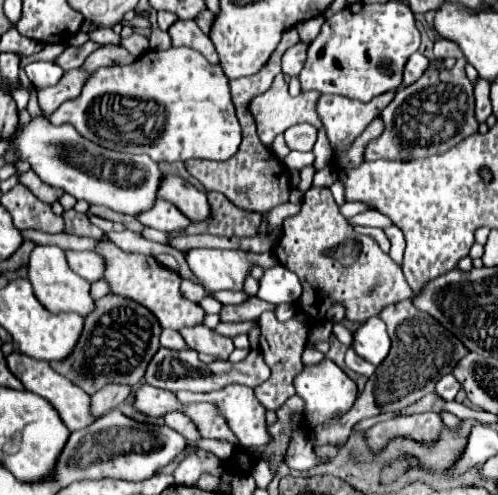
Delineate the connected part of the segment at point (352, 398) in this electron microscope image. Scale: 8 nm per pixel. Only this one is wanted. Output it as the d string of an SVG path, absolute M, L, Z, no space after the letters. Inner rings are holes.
M324 360L316 366L306 366L298 378L294 378L296 394L304 400L304 424L308 428L314 428L322 422L328 422L328 418L338 418L340 414L346 414L354 402L356 402L356 384L344 374L342 368L338 368L332 360Z

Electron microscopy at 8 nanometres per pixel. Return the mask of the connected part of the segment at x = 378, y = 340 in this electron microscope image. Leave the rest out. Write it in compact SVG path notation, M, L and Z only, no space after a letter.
M374 316L366 320L356 332L354 332L354 350L374 366L378 366L390 352L390 338L386 332L384 322Z

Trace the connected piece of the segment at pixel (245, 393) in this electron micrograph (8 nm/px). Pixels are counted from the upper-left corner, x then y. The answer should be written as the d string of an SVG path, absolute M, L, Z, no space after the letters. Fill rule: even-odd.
M232 384L232 386L226 386L226 388L216 390L216 392L208 392L208 394L178 392L176 398L178 398L180 404L198 404L198 402L214 404L222 412L222 418L226 420L228 428L234 432L234 436L238 440L238 446L246 452L252 450L252 448L262 448L264 444L270 444L270 432L268 432L268 424L266 424L266 408L262 408L262 404L258 404L258 398L256 398L254 390L248 388L248 386Z

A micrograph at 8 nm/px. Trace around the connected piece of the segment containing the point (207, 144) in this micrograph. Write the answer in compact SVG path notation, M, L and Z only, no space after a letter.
M192 48L148 50L126 66L110 66L96 70L86 80L82 94L66 100L56 112L48 116L50 124L74 124L80 136L114 148L126 154L148 154L156 162L176 162L190 158L228 160L240 146L240 124L230 100L230 80L220 66L210 64L200 52Z

